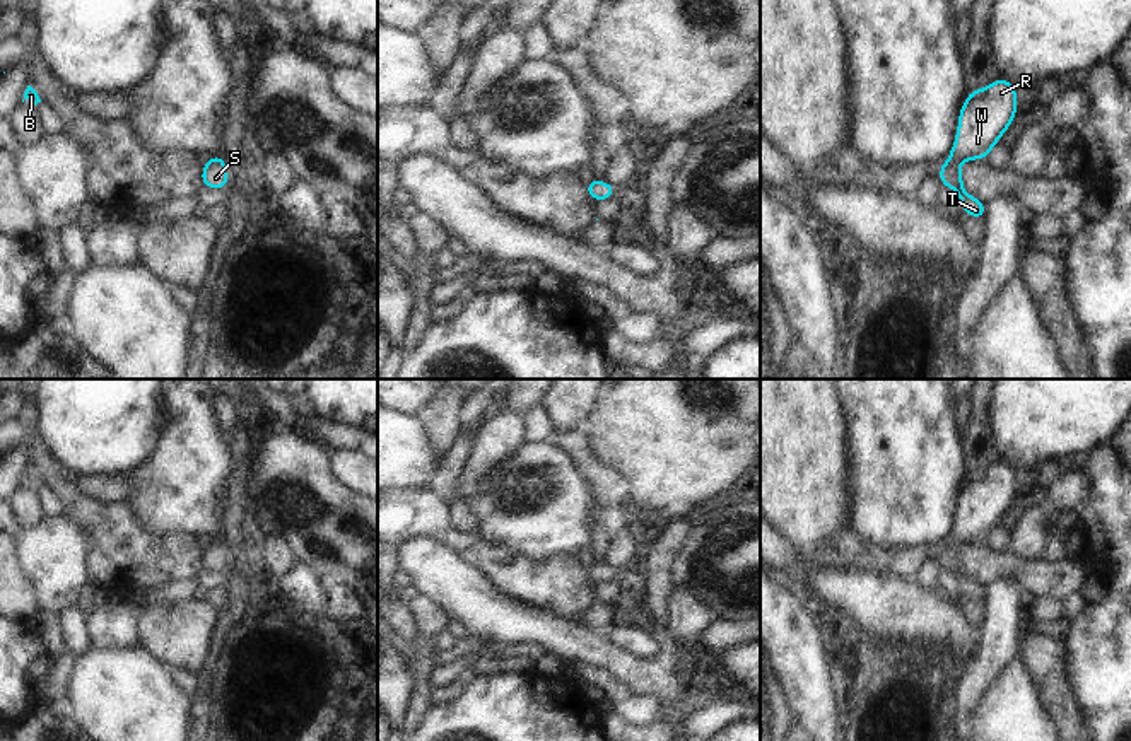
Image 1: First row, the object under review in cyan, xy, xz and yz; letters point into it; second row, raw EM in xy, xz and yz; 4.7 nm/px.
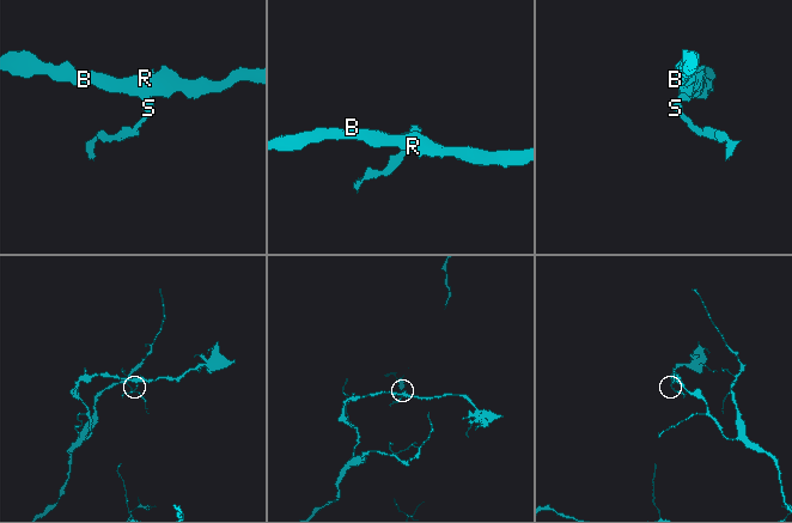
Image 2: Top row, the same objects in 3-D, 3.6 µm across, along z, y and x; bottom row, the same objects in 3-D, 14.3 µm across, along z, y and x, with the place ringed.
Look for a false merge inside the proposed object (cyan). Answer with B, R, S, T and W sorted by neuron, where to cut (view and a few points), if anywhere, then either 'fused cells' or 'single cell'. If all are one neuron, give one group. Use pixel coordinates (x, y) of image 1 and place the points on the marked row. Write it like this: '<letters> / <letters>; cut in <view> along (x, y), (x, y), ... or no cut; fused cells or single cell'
B R W / S T; cut in yz along (949, 159), (961, 163); fused cells

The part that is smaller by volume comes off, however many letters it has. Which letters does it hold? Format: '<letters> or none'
S, T

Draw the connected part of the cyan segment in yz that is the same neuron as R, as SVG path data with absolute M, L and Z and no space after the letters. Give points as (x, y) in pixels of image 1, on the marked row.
M1006 79L970 90L958 113L955 143L948 160L987 159L991 149L1011 126L1017 111L1017 87Z

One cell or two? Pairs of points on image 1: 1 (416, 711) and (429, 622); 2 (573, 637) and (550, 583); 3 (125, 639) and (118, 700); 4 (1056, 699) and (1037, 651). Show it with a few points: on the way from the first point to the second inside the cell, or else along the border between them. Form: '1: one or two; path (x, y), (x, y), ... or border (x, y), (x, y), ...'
1: one; path (421, 688), (422, 644)
2: two; border (528, 606), (537, 606), (576, 622)
3: two; border (91, 642), (137, 647)
4: one; path (1053, 687), (1046, 663)

